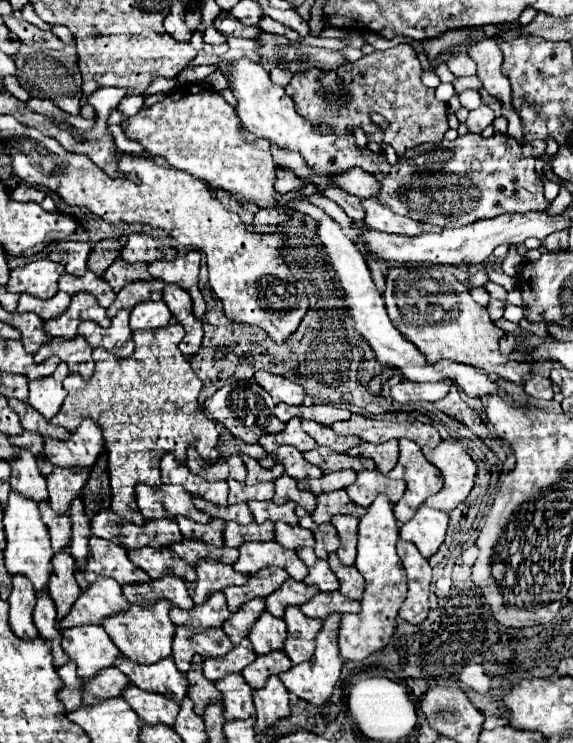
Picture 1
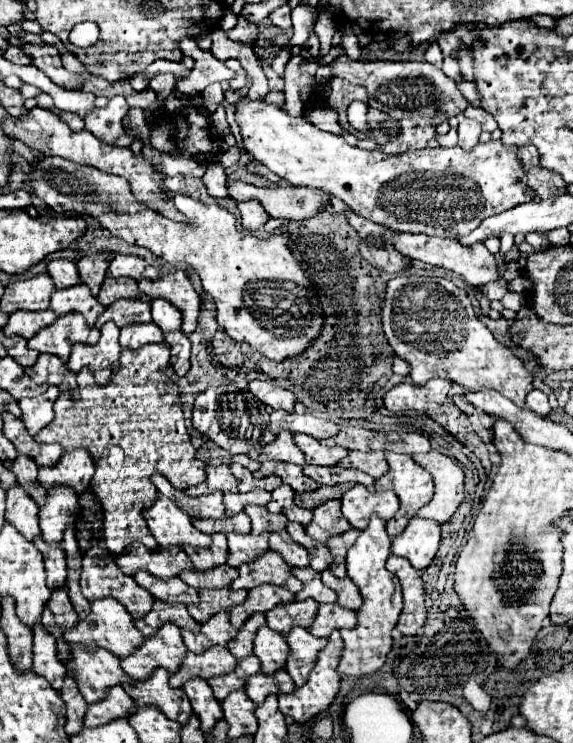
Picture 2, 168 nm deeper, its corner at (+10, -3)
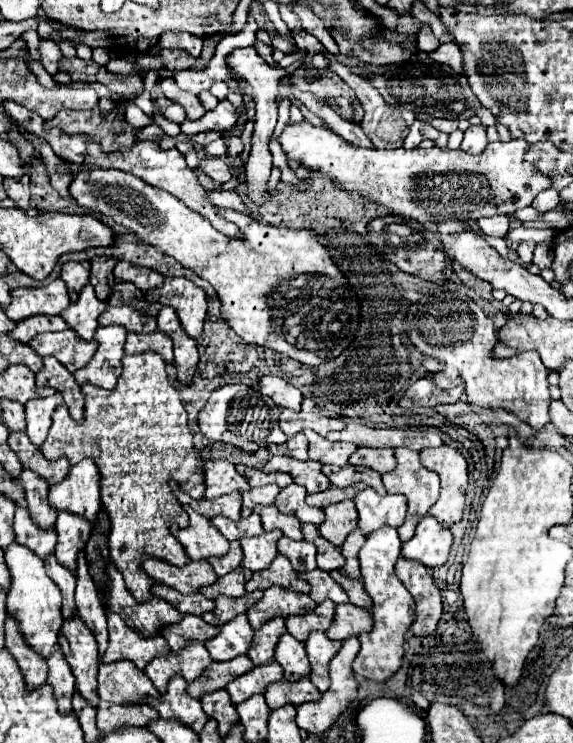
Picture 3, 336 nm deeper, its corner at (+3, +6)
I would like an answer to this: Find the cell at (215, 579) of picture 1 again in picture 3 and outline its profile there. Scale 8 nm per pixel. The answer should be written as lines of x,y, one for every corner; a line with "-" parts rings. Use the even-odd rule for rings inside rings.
262,590
246,592
246,594
244,594
244,596
240,596
240,598
218,596
218,598
214,600
216,608
214,608
212,612
202,614
202,618
204,618
208,624
222,626
224,622
232,620
236,614
244,614
244,612
248,610
248,606
252,606
252,602
258,602
258,600
260,600
260,594
262,594

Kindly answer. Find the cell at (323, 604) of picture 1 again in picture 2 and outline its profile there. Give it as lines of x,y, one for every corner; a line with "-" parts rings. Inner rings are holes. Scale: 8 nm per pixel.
323,603
319,605
319,613
315,623
311,625
311,633
315,637
329,637
335,629
353,629
357,625
357,613
343,609
339,603

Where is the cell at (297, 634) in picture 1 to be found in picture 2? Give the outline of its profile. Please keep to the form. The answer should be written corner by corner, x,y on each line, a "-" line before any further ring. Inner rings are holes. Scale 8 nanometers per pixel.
293,627
293,631
287,635
287,643
291,647
287,673
293,677
297,687
303,687
305,679
309,679
309,671
315,667
321,647
325,647
325,639
313,637
307,629

